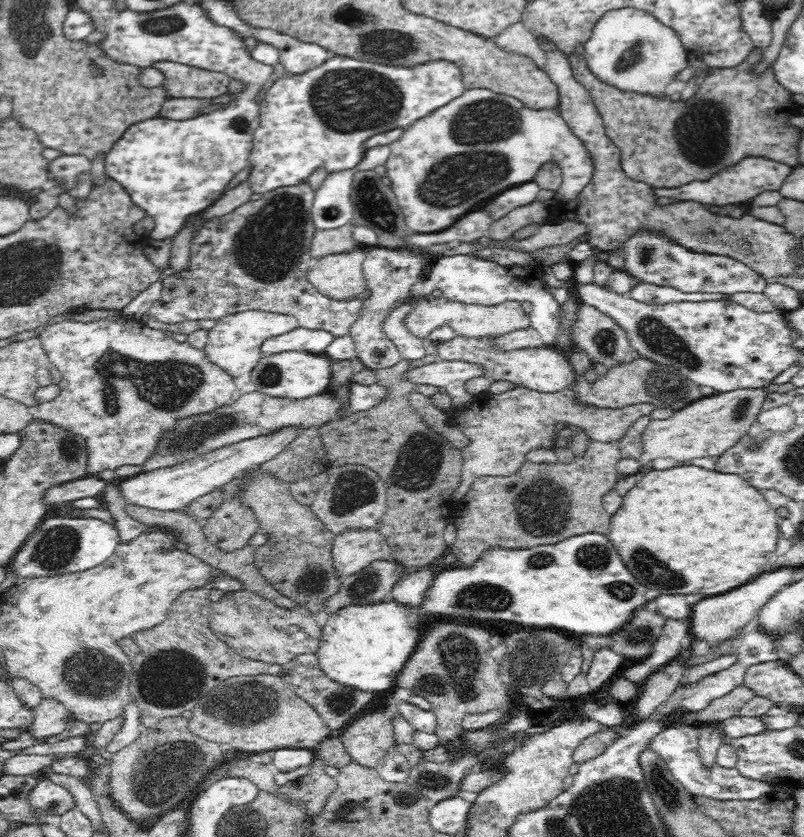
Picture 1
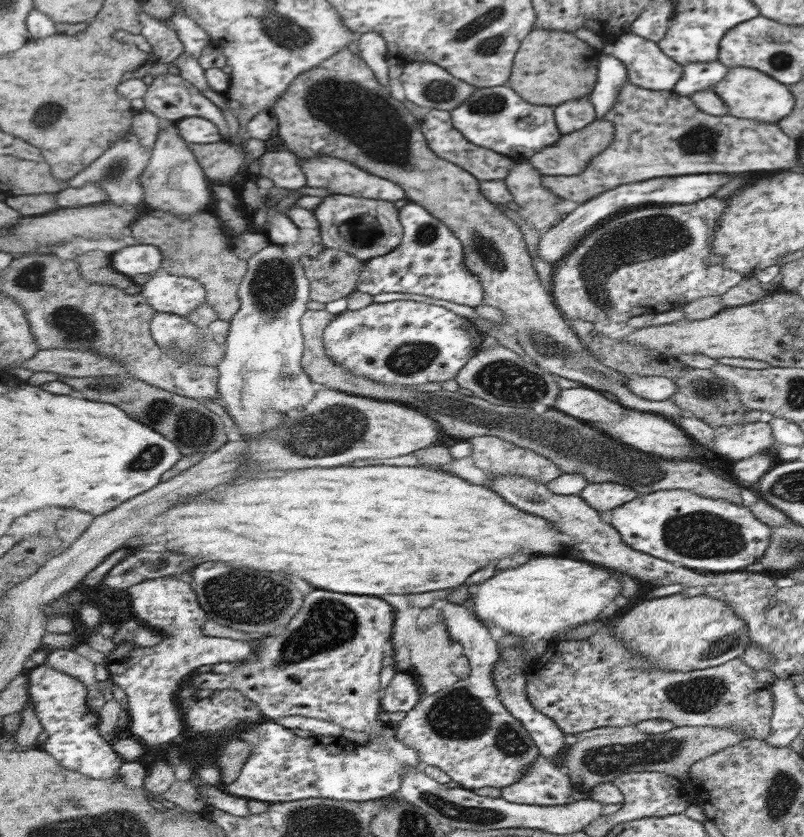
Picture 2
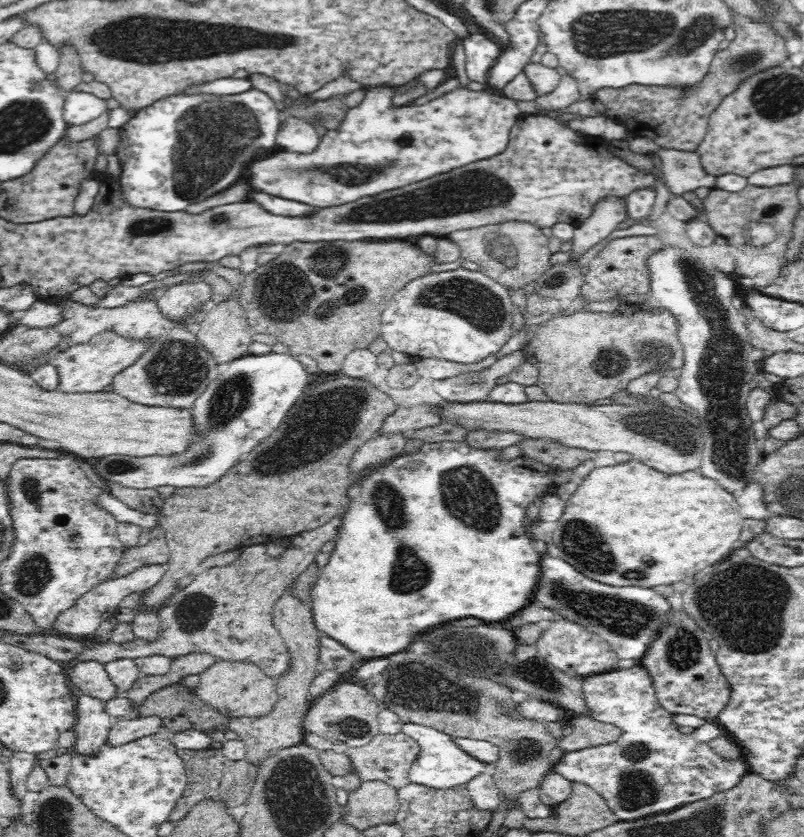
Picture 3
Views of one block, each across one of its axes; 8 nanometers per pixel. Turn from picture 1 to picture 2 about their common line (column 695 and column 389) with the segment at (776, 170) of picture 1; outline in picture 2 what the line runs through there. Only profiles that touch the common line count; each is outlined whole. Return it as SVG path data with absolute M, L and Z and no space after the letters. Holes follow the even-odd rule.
M332 155L319 156L319 158L300 158L301 169L305 171L308 178L308 186L313 188L326 188L333 193L346 194L349 196L365 197L365 199L371 200L385 200L386 202L394 203L395 201L405 199L404 189L400 185L393 184L389 180L381 180L377 176L371 176L355 166L351 166L349 162L345 160L339 160L339 158L333 158Z

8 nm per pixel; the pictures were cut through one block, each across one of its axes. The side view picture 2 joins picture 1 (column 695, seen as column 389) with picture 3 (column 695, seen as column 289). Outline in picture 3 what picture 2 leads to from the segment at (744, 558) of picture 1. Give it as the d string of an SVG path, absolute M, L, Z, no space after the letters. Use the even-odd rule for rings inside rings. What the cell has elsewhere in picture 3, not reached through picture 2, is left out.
M633 458L625 463L617 463L614 466L606 466L595 468L588 476L584 477L582 484L578 485L576 492L569 496L564 504L564 512L556 521L554 534L550 537L552 544L558 544L558 548L562 550L560 558L566 560L568 564L572 564L582 574L588 578L608 584L610 586L628 586L640 585L641 587L652 588L660 584L674 584L676 580L682 580L684 576L692 576L696 572L700 572L706 566L712 566L730 556L733 549L737 548L735 542L739 539L744 519L738 512L738 504L736 498L732 494L728 494L722 486L716 484L716 480L708 480L696 472L684 472L684 474L674 474L674 476L666 476L662 472L656 472L654 468L648 468L642 461Z

